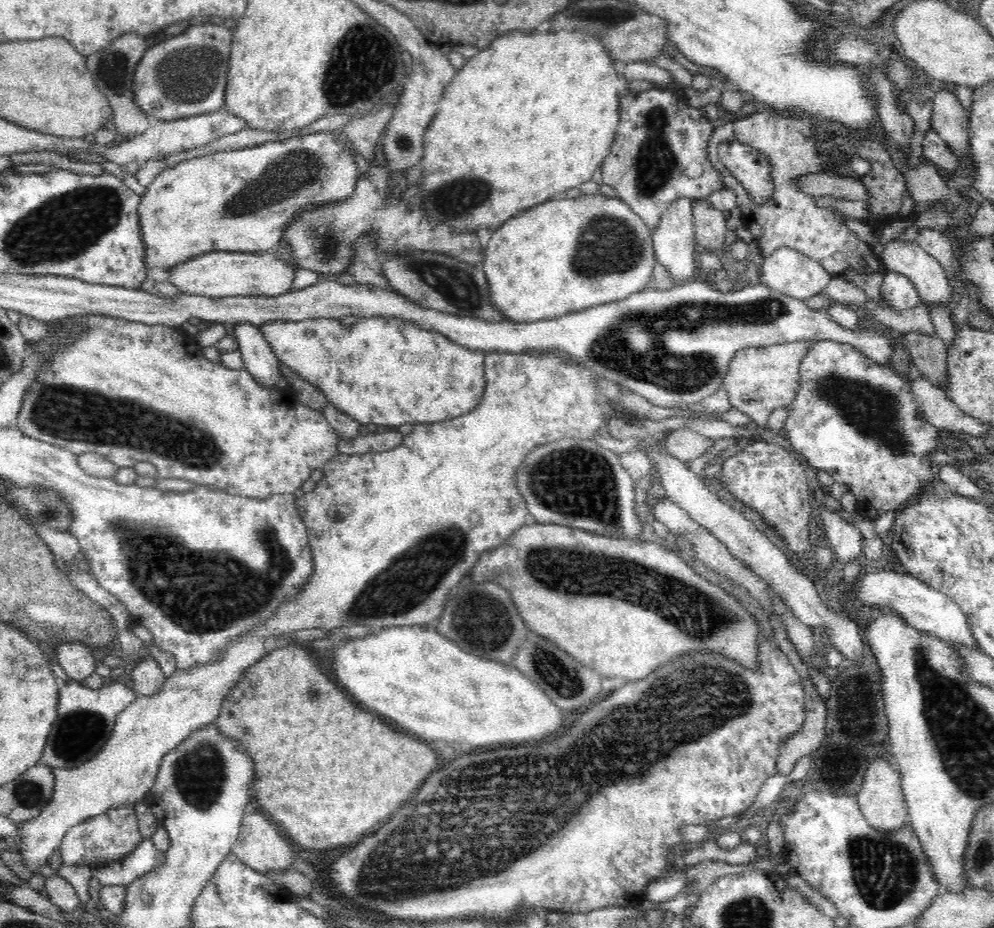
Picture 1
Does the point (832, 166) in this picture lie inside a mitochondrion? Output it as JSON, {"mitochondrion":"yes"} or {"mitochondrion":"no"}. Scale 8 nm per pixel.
{"mitochondrion":"no"}

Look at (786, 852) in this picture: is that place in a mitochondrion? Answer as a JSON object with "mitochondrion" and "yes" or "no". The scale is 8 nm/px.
{"mitochondrion":"no"}

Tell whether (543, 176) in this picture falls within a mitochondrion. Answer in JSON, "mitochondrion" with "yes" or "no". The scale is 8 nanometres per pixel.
{"mitochondrion":"no"}

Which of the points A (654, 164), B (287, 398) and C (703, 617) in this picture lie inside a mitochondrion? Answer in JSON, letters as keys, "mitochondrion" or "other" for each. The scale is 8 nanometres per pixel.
{"A":"mitochondrion","B":"other","C":"mitochondrion"}

